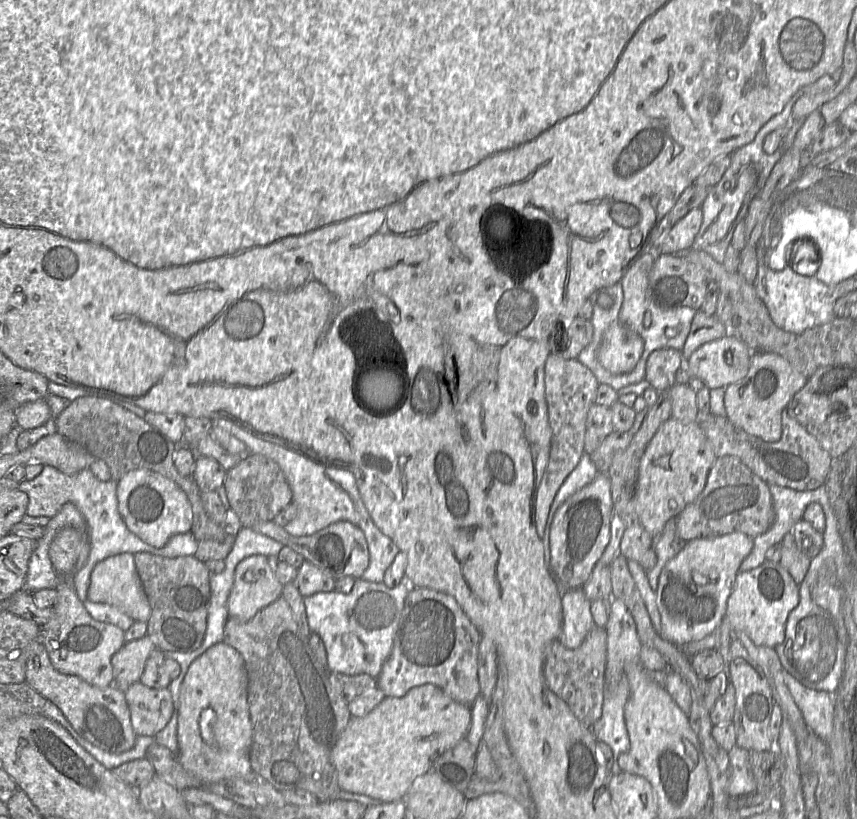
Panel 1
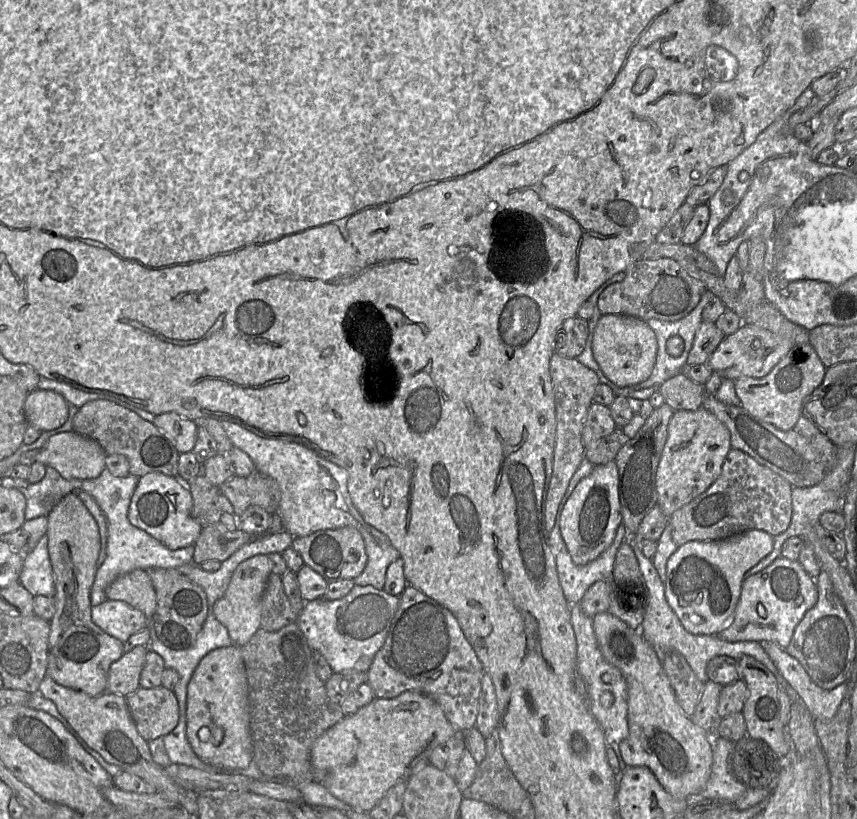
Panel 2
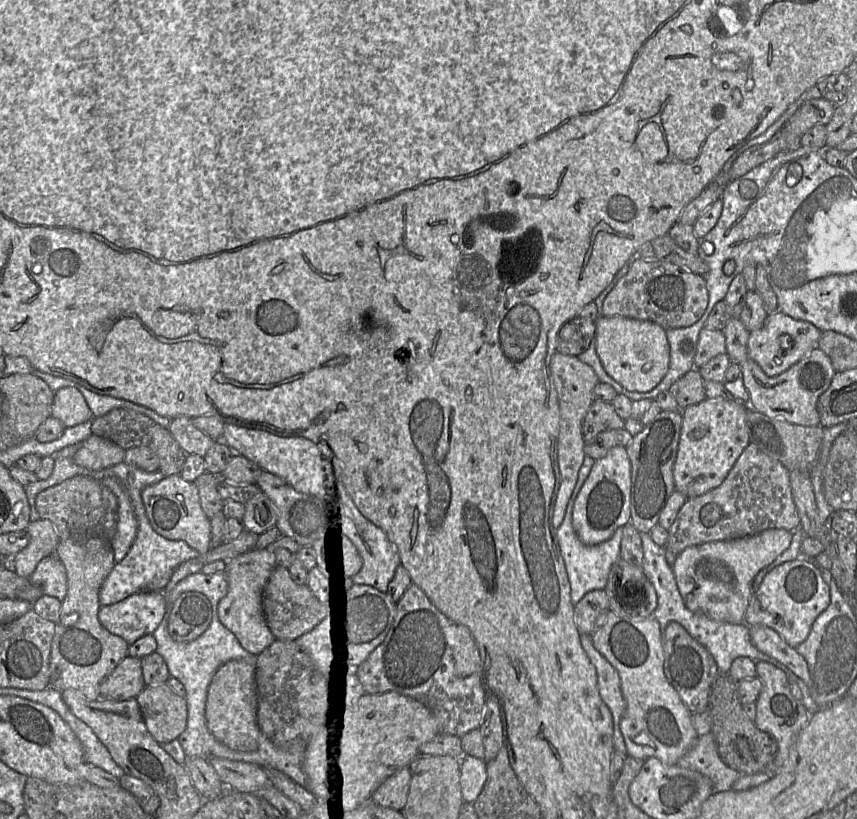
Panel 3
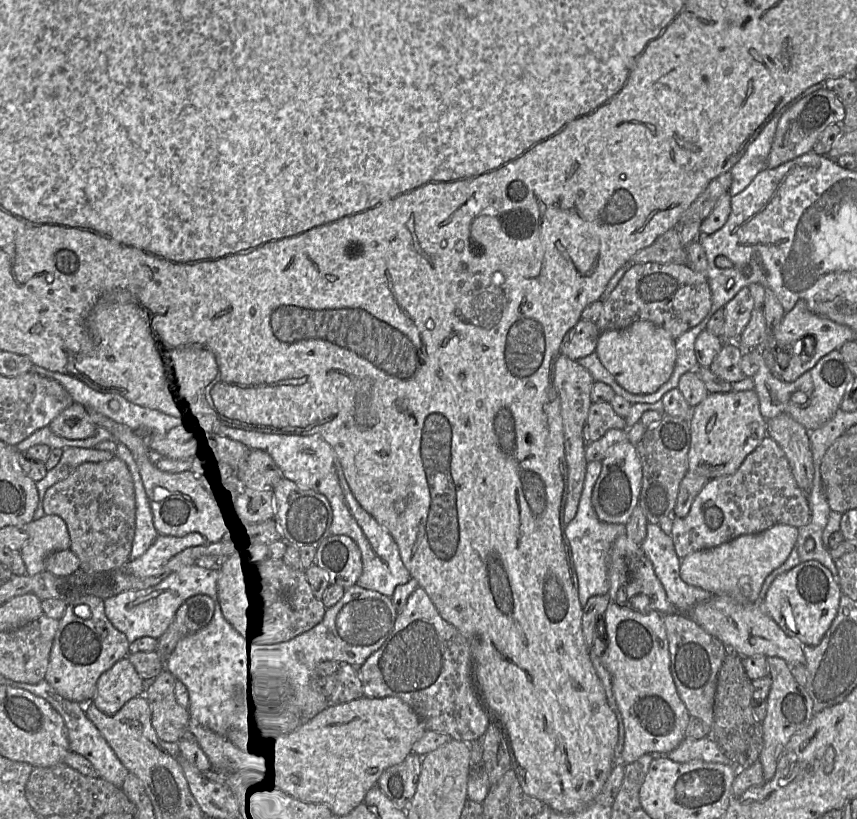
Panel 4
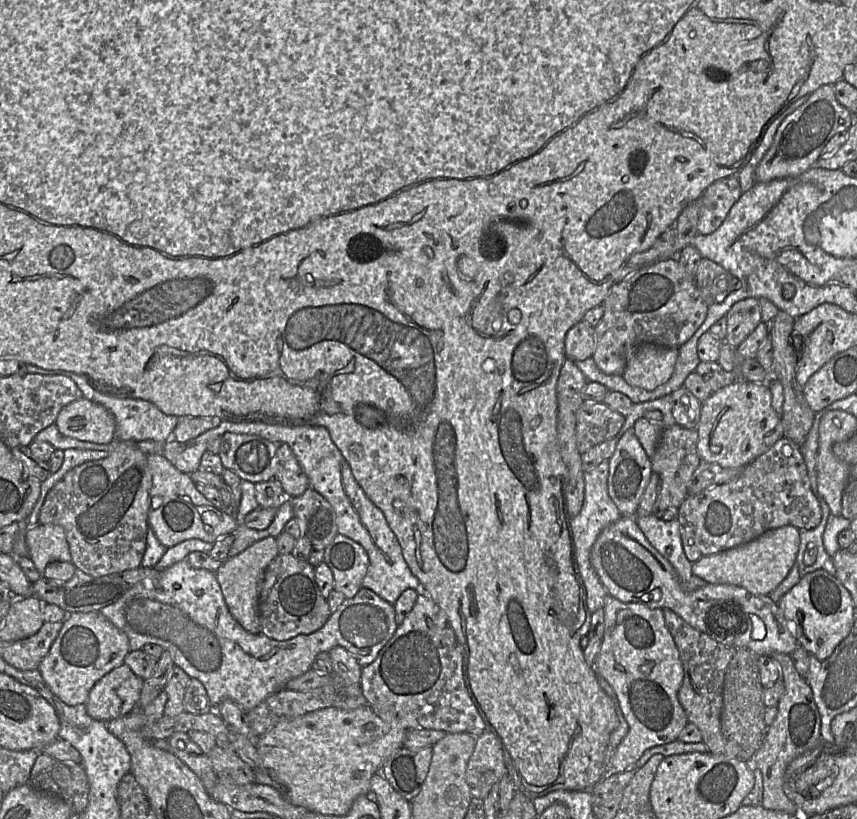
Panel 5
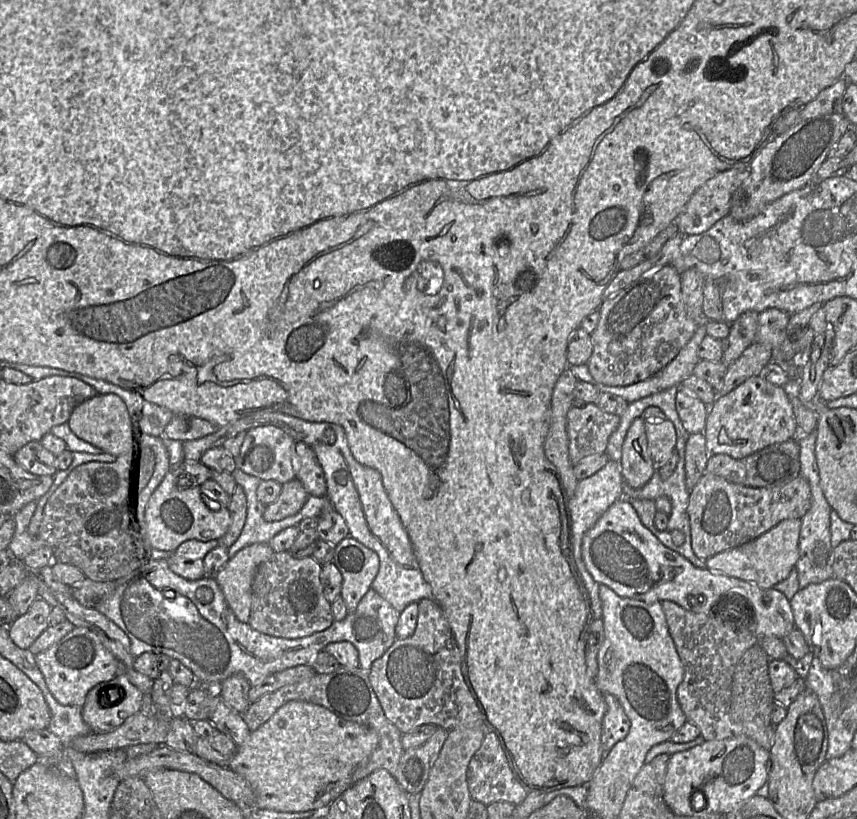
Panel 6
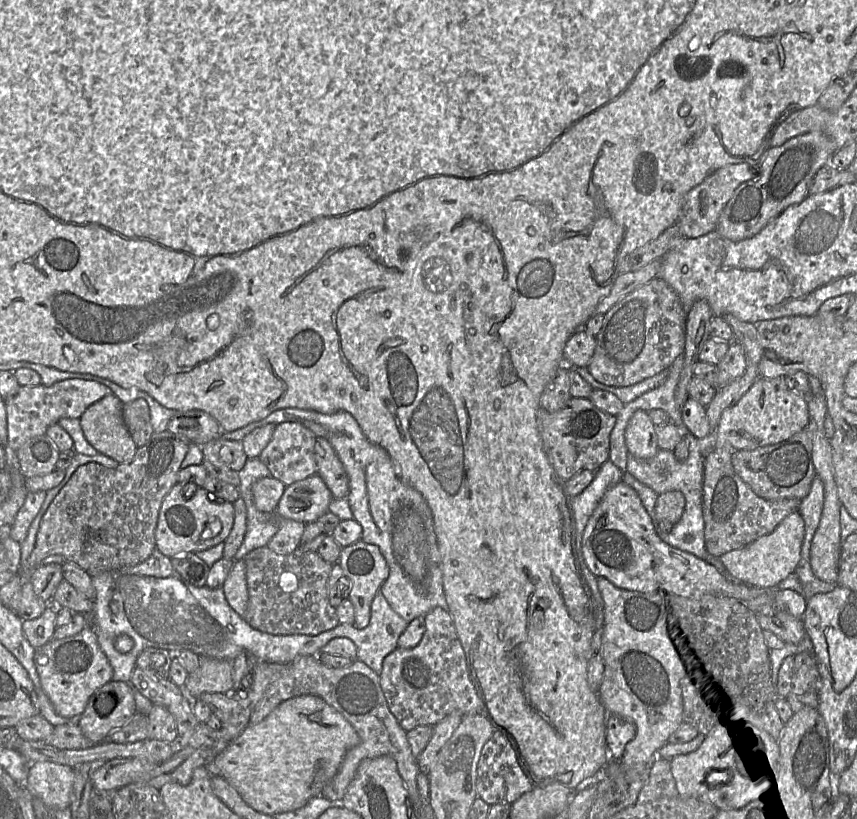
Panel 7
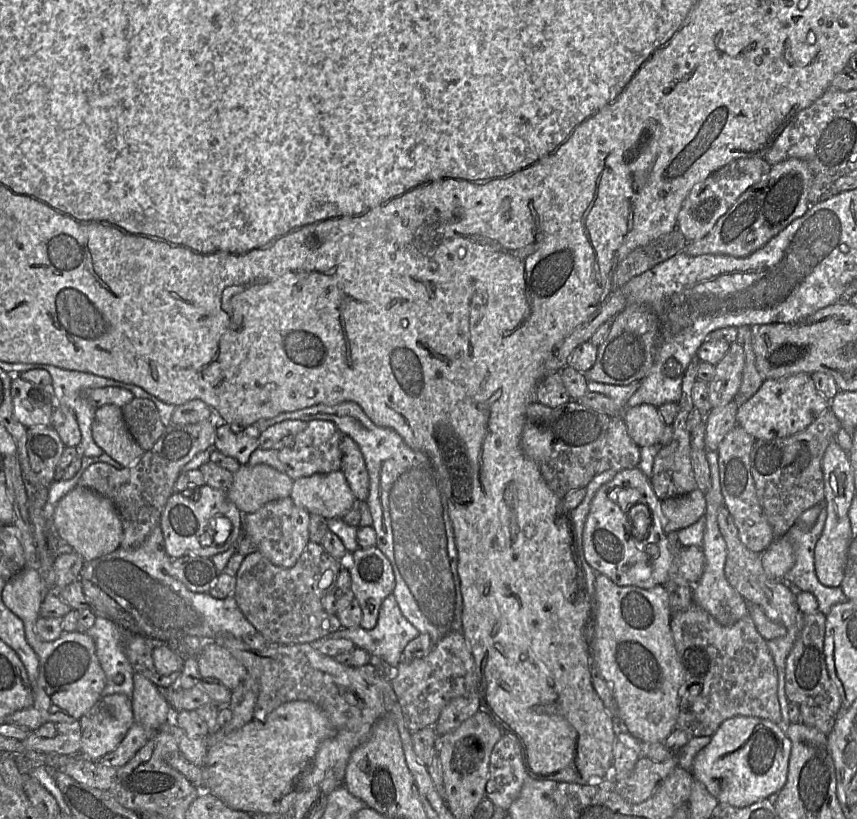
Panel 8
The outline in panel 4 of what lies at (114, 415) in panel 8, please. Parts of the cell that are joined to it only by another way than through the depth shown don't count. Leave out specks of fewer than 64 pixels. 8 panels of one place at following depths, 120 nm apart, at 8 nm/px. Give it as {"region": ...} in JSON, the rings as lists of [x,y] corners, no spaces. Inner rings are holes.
{"region":[[[75,402],[54,418],[48,427],[55,435],[69,440],[89,438],[96,431],[86,408]]]}

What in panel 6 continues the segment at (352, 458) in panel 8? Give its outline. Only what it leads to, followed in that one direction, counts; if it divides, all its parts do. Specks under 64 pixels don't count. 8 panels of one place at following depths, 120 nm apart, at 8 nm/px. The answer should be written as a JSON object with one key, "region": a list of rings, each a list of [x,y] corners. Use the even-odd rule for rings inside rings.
{"region":[[[297,442],[294,450],[292,466],[295,479],[302,483],[309,495],[326,497],[324,472],[312,448],[304,442]]]}

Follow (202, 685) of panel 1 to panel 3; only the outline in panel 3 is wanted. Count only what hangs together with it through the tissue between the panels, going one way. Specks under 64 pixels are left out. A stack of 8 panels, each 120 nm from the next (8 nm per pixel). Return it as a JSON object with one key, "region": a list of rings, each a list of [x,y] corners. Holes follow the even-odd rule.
{"region":[[[236,659],[221,665],[215,672],[207,691],[205,715],[209,731],[219,742],[232,750],[255,751],[260,735],[256,714],[255,664]]]}

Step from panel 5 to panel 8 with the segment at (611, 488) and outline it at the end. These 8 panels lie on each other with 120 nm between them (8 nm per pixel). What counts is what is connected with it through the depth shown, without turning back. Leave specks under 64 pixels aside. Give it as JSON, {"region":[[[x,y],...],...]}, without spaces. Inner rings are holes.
{"region":[[[647,403],[639,404],[624,409],[622,416],[629,436],[640,448],[659,446],[659,440],[666,424],[657,407]]]}

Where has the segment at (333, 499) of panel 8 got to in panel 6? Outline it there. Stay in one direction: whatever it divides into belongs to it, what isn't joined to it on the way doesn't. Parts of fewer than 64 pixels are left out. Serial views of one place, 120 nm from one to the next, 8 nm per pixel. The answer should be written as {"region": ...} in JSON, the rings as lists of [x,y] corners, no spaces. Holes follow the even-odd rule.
{"region":[[[298,479],[282,485],[277,499],[265,507],[263,518],[267,522],[280,521],[295,515],[306,503],[309,494]]]}

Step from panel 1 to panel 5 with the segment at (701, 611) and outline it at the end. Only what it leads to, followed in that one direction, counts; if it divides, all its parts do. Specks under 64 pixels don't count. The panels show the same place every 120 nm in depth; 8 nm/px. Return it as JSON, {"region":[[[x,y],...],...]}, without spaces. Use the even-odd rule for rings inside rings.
{"region":[[[791,525],[769,530],[748,543],[700,558],[692,564],[692,573],[704,580],[707,584],[735,585],[753,594],[768,595],[779,586],[796,563],[800,543],[799,532],[799,529]]]}

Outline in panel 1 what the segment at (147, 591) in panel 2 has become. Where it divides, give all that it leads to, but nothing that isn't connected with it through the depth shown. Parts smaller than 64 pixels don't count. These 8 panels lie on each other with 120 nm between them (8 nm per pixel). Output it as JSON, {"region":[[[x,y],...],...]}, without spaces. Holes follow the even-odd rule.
{"region":[[[130,553],[108,557],[95,565],[90,575],[87,600],[114,606],[138,622],[147,623],[151,615],[151,606],[137,572],[134,555]]]}

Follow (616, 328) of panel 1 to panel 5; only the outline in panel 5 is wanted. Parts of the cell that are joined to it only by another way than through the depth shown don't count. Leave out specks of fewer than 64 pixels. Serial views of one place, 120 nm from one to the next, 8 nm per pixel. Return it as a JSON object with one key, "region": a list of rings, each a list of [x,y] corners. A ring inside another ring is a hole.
{"region":[[[646,343],[635,347],[622,373],[631,386],[652,391],[665,384],[673,374],[678,348]]]}

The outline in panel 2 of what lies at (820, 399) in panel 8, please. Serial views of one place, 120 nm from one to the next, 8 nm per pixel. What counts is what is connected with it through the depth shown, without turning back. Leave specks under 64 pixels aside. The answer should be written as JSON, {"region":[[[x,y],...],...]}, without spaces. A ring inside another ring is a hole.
{"region":[[[703,407],[694,411],[675,411],[668,425],[668,437],[656,473],[657,506],[664,515],[671,515],[682,506],[704,493],[719,477],[722,465],[732,449],[728,428]]]}

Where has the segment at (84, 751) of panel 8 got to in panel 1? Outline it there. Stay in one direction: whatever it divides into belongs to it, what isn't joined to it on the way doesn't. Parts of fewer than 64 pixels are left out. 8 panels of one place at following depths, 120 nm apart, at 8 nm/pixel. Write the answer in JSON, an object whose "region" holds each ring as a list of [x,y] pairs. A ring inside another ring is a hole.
{"region":[[[148,635],[127,642],[111,660],[114,681],[122,691],[139,682],[150,654],[156,649]]]}

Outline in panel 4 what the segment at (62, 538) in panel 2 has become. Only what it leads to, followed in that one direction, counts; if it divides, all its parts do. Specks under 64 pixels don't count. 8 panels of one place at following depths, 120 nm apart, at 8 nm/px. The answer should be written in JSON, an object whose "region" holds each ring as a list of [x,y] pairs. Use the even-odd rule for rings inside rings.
{"region":[[[85,596],[67,604],[64,615],[58,621],[59,627],[52,643],[45,681],[67,700],[80,704],[89,703],[95,695],[100,676],[116,662],[128,657],[131,643],[126,635],[117,630],[107,619],[104,600],[95,596]]]}

